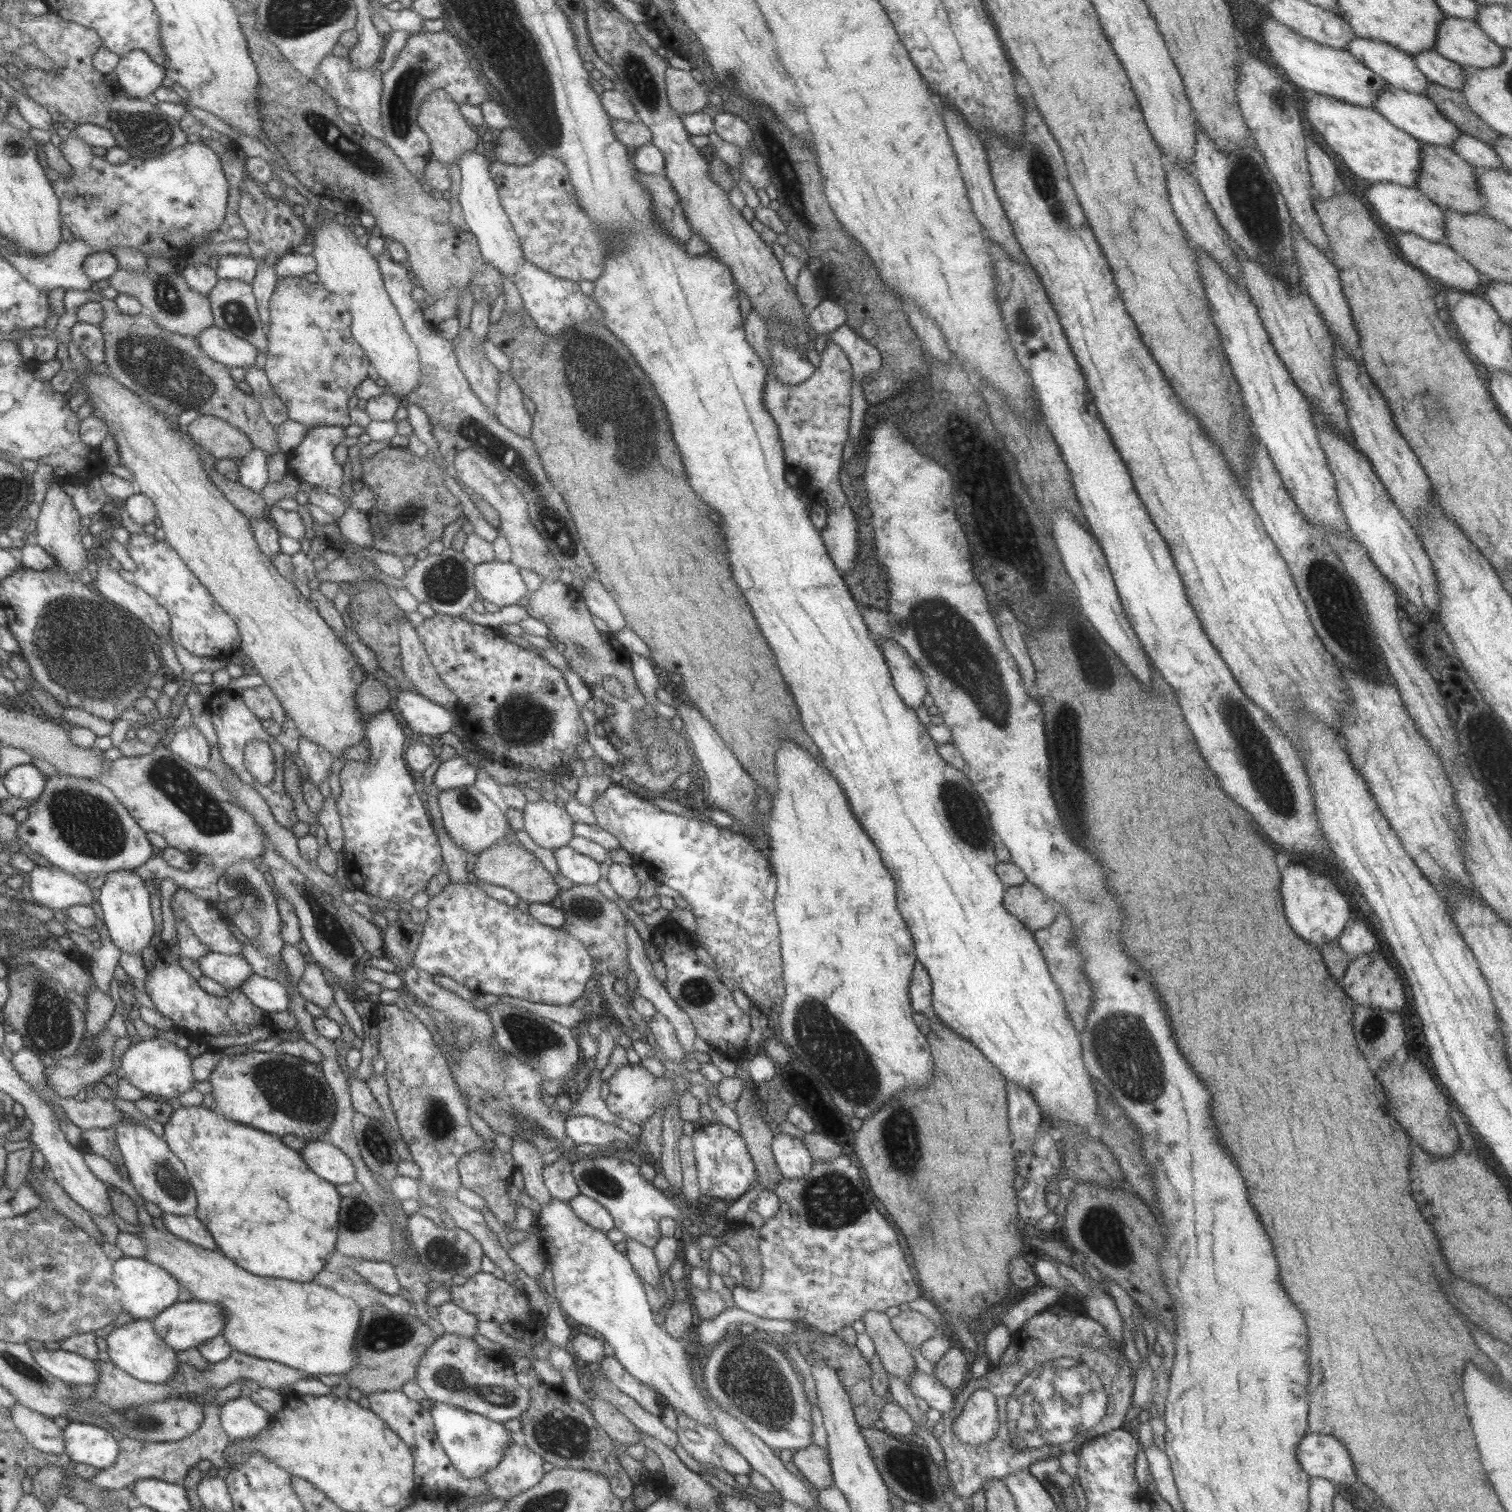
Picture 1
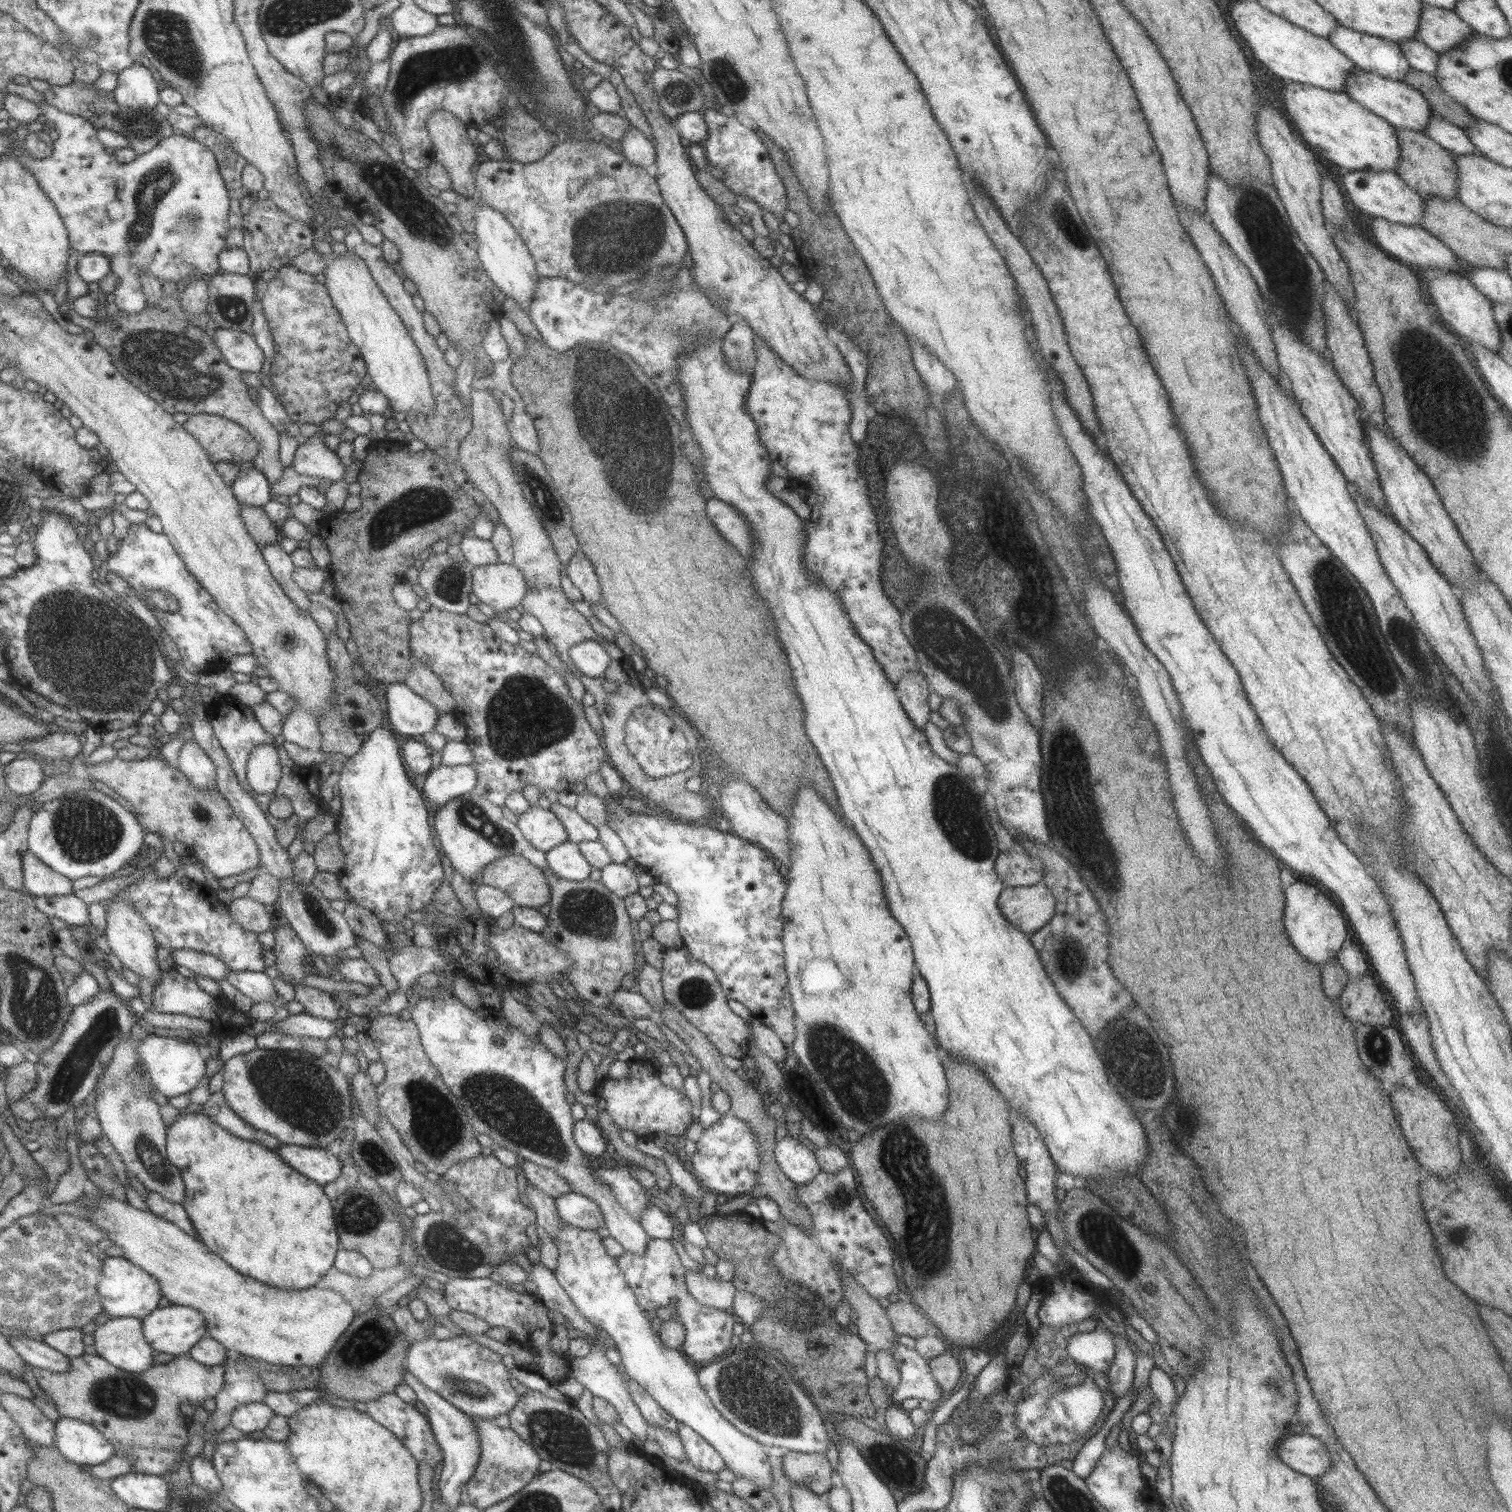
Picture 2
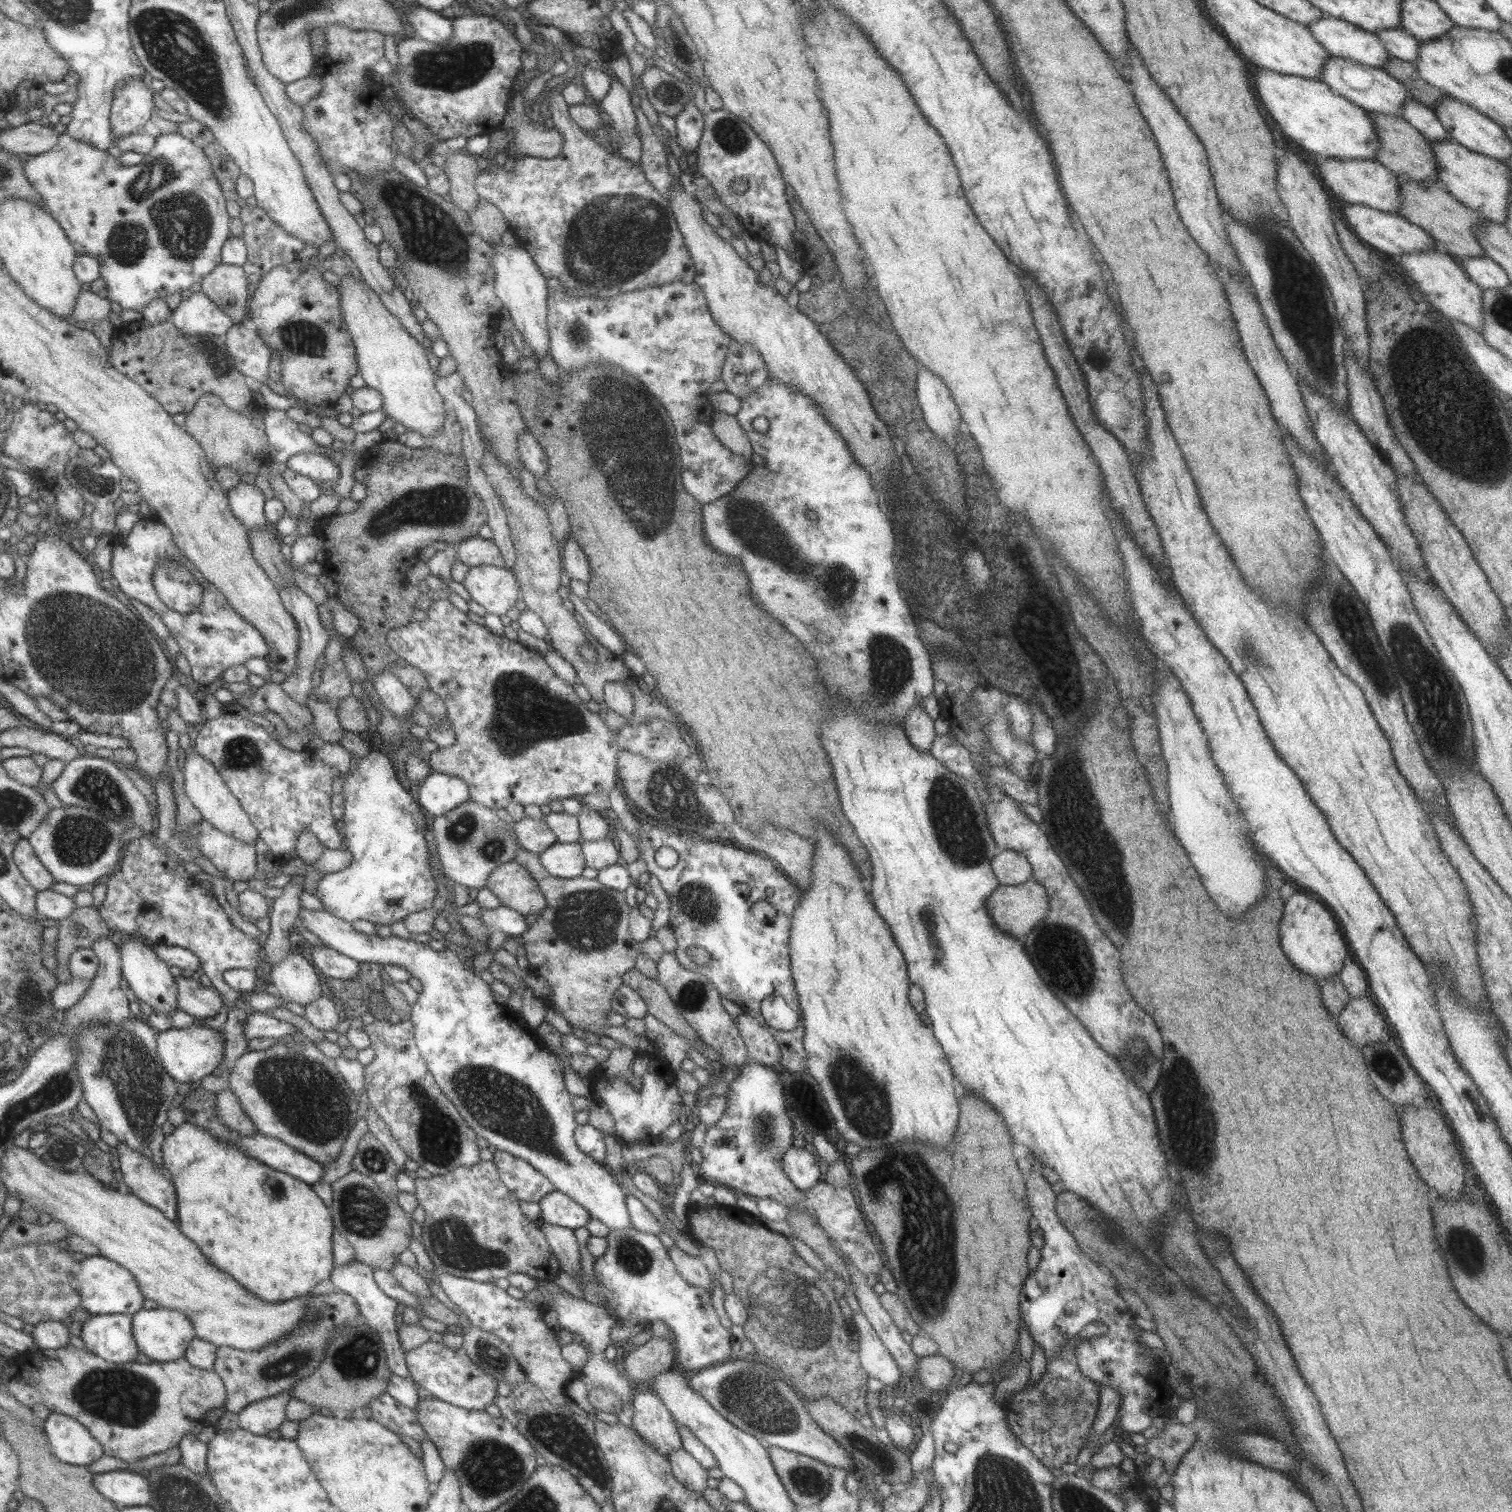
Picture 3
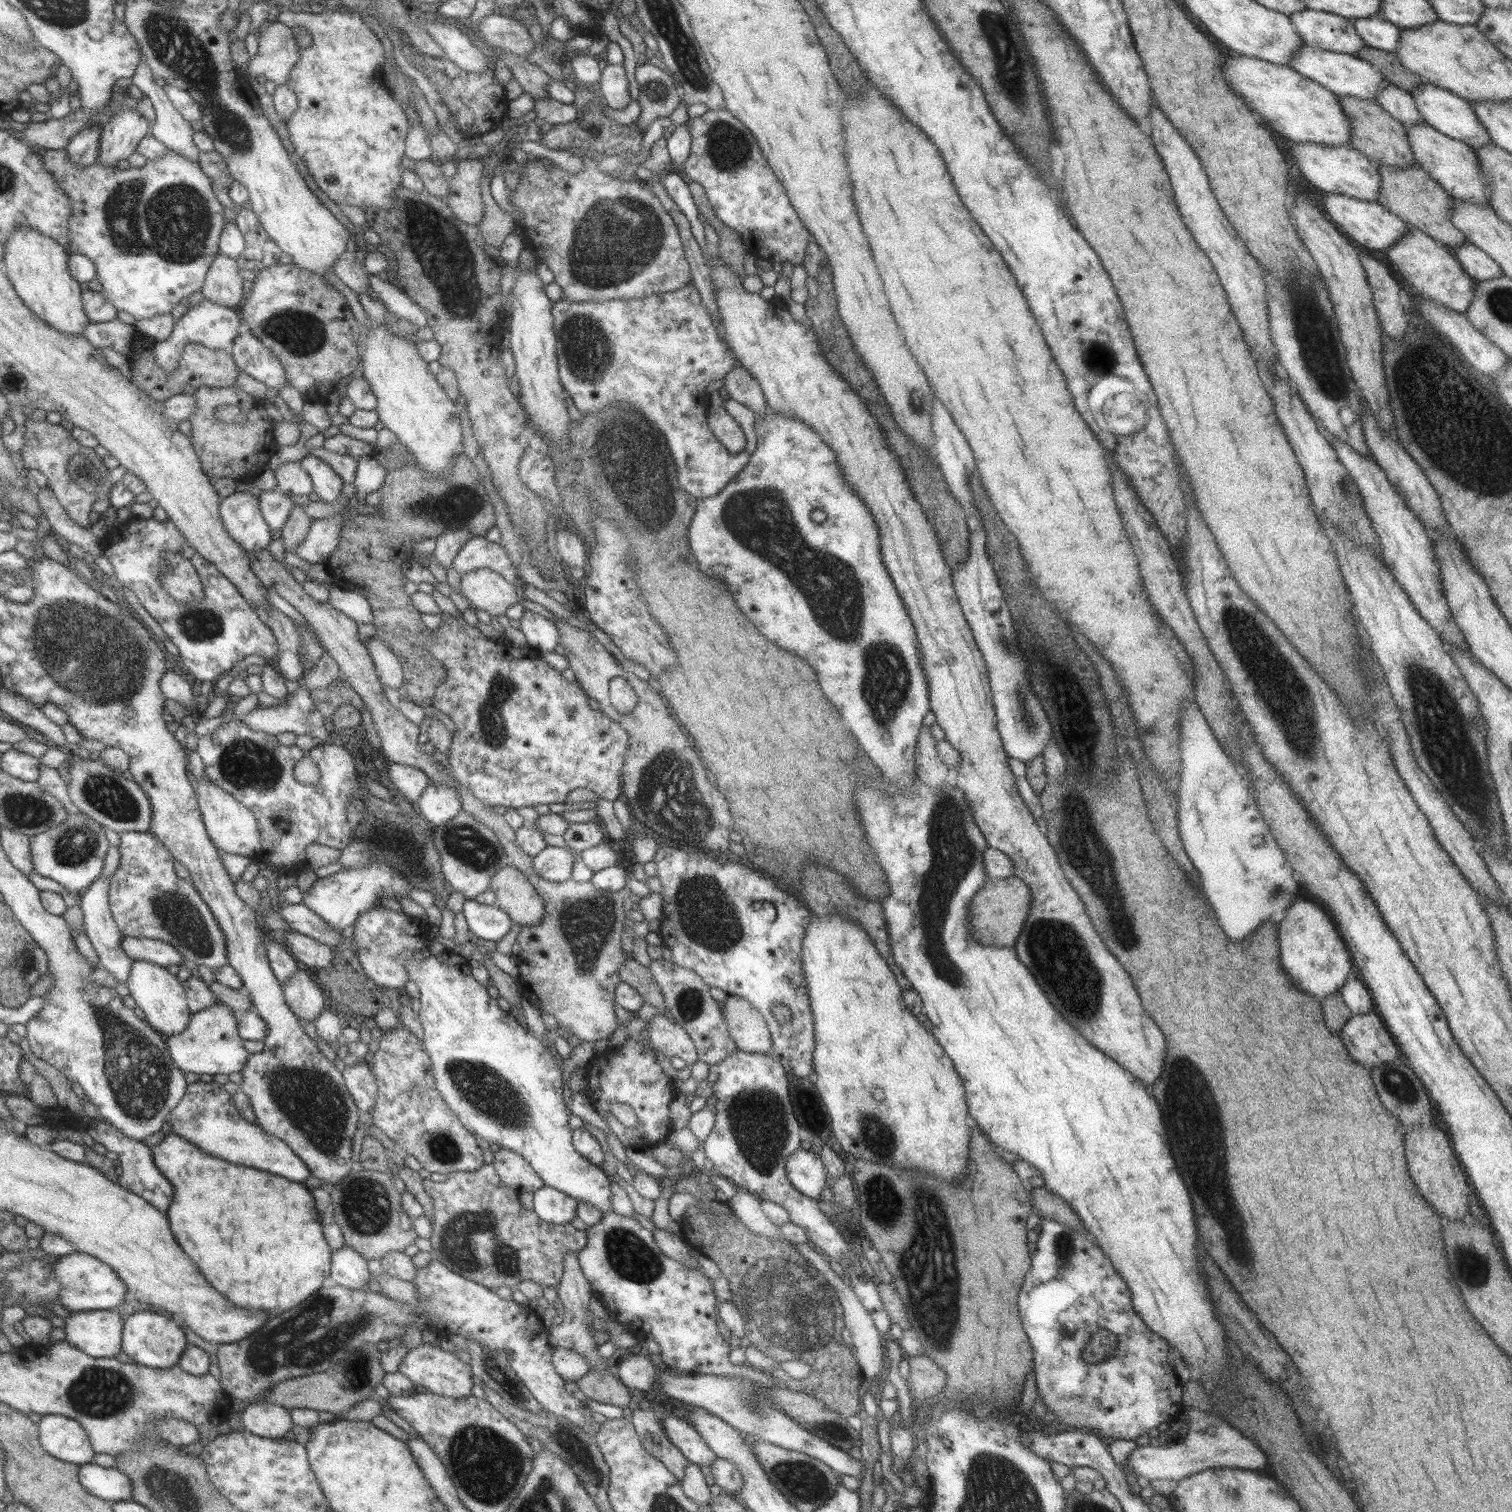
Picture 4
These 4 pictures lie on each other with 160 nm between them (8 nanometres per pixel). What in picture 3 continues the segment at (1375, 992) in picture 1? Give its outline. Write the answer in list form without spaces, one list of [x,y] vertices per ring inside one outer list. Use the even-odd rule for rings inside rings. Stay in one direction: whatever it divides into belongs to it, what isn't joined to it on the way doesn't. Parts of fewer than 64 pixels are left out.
[[[1369,994],[1350,999],[1339,1014],[1337,1024],[1339,1030],[1355,1044],[1355,1048],[1387,1042],[1392,1037],[1382,1011]]]

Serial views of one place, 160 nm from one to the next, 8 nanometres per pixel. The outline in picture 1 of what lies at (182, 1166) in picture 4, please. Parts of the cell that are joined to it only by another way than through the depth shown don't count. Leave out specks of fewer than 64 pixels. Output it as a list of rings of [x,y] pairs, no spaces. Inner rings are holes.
[[[202,1105],[178,1107],[171,1113],[169,1120],[162,1127],[164,1128],[162,1134],[164,1141],[167,1143],[173,1155],[184,1165],[187,1177],[189,1177],[189,1183],[191,1183],[191,1187],[195,1190],[197,1206],[195,1207],[193,1215],[207,1229],[207,1232],[209,1232],[209,1235],[211,1235],[216,1244],[216,1248],[218,1248],[225,1258],[232,1260],[239,1268],[243,1268],[243,1270],[255,1276],[283,1278],[295,1282],[312,1282],[321,1269],[328,1267],[327,1261],[332,1260],[332,1254],[335,1251],[338,1234],[339,1202],[341,1202],[341,1197],[335,1191],[335,1185],[319,1179],[319,1176],[316,1176],[315,1173],[311,1172],[311,1169],[307,1168],[307,1165],[301,1161],[298,1151],[287,1148],[279,1140],[279,1136],[267,1134],[256,1128],[237,1123]]]

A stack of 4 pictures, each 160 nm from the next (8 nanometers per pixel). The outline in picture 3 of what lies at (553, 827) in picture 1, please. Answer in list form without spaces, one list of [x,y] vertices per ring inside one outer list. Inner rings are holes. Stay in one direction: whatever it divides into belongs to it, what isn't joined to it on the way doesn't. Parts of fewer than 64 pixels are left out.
[[[543,816],[538,820],[524,817],[512,824],[512,828],[518,844],[536,855],[556,842],[555,835],[547,827]]]

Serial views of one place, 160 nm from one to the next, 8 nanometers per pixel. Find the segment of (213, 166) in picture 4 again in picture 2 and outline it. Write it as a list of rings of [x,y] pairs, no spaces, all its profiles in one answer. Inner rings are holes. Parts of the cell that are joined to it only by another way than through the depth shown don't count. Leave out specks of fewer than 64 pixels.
[[[196,126],[192,138],[206,146],[214,154],[215,163],[218,165],[218,171],[230,201],[227,222],[230,228],[241,228],[240,200],[246,195],[241,184],[241,174],[246,160],[239,156],[239,153],[233,152],[227,139],[212,128]]]

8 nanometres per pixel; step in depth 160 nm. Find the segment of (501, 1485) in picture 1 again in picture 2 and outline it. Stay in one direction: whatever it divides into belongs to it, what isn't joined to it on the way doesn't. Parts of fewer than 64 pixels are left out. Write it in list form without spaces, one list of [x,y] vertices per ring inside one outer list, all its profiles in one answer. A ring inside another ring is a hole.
[[[470,1416],[476,1428],[479,1441],[479,1459],[476,1460],[475,1470],[465,1484],[465,1501],[475,1508],[487,1508],[492,1504],[505,1500],[519,1492],[537,1473],[539,1456],[518,1434],[510,1427],[502,1428],[493,1420]]]

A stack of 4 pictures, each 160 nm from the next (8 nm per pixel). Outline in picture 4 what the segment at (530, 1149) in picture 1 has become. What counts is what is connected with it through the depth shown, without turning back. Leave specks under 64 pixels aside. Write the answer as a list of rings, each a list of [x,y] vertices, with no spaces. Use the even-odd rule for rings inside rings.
[[[565,1253],[564,1271],[560,1278],[559,1284],[556,1286],[557,1300],[563,1307],[563,1312],[558,1315],[561,1316],[561,1322],[551,1325],[547,1328],[548,1343],[554,1348],[566,1348],[572,1350],[581,1356],[584,1356],[590,1364],[590,1370],[600,1370],[600,1368],[610,1369],[612,1367],[612,1360],[607,1360],[599,1355],[597,1351],[598,1345],[595,1343],[591,1335],[590,1311],[587,1308],[589,1299],[594,1295],[590,1284],[583,1276],[580,1266],[577,1262],[577,1253]]]

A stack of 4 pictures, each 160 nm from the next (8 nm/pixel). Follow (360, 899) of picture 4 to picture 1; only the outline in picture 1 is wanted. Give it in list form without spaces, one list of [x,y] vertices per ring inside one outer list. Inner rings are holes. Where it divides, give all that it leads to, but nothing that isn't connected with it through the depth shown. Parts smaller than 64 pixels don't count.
[[[387,708],[365,721],[365,746],[369,750],[369,758],[365,762],[347,760],[338,775],[341,791],[336,800],[336,811],[343,830],[342,857],[345,877],[352,881],[355,889],[366,894],[397,904],[409,903],[416,892],[426,890],[429,879],[443,867],[440,844],[433,832],[429,812],[425,812],[413,788],[413,773],[403,764],[407,743],[399,720]]]

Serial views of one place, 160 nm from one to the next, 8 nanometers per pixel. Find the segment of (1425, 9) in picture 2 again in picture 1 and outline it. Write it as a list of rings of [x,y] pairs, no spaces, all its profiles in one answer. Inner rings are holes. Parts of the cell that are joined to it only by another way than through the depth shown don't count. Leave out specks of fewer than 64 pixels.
[[[1443,16],[1434,35],[1434,51],[1461,66],[1491,68],[1502,61],[1502,47],[1488,38],[1474,20]]]

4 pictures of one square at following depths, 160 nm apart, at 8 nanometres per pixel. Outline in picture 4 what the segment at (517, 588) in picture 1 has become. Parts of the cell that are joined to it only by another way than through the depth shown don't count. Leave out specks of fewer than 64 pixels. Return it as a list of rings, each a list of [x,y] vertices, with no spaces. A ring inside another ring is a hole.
[[[479,568],[471,572],[462,573],[460,575],[460,591],[470,604],[479,610],[485,610],[490,616],[503,615],[509,606],[519,602],[518,591],[515,583],[507,582],[502,576],[496,572],[491,572],[486,568]]]

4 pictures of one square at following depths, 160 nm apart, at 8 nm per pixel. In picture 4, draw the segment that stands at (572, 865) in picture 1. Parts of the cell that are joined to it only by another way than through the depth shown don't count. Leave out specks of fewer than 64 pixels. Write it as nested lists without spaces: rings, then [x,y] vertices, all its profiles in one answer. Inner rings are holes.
[[[546,846],[532,857],[531,868],[537,876],[549,882],[570,879],[573,858],[563,847]]]

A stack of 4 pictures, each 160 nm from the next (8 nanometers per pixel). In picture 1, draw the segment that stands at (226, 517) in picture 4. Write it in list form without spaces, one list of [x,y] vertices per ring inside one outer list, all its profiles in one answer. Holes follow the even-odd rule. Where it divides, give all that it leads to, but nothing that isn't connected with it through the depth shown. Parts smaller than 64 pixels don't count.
[[[252,447],[252,451],[248,452],[241,458],[238,465],[238,482],[245,489],[259,493],[265,485],[268,484],[267,457],[262,450]]]

